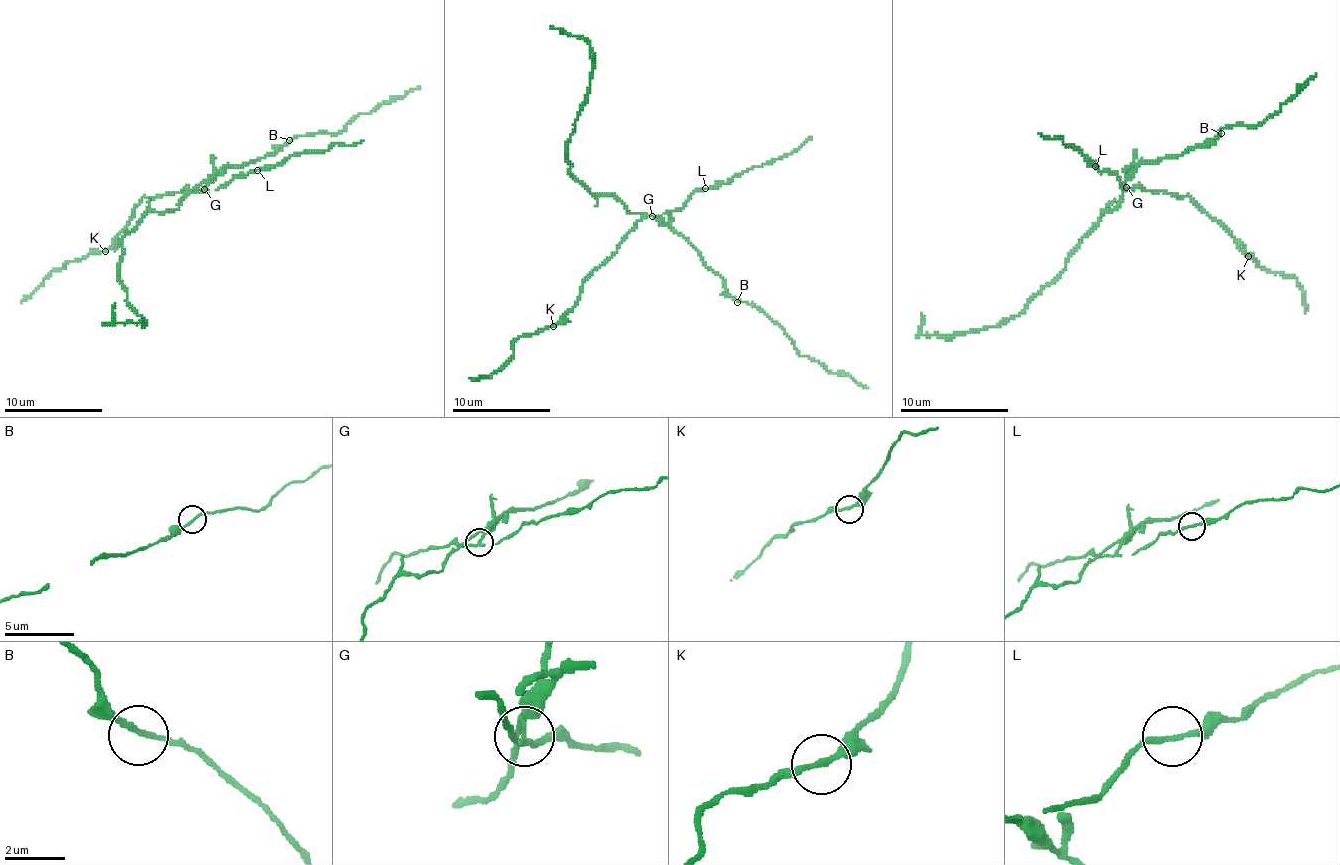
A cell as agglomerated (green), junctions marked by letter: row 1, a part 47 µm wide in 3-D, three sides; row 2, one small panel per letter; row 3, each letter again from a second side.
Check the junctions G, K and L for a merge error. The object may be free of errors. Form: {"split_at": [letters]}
{"split_at": ["G"]}

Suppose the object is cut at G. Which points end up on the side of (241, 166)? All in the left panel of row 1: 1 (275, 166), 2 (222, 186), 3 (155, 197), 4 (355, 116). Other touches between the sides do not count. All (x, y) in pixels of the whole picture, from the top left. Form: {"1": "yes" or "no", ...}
{"1": "no", "2": "no", "3": "no", "4": "yes"}

